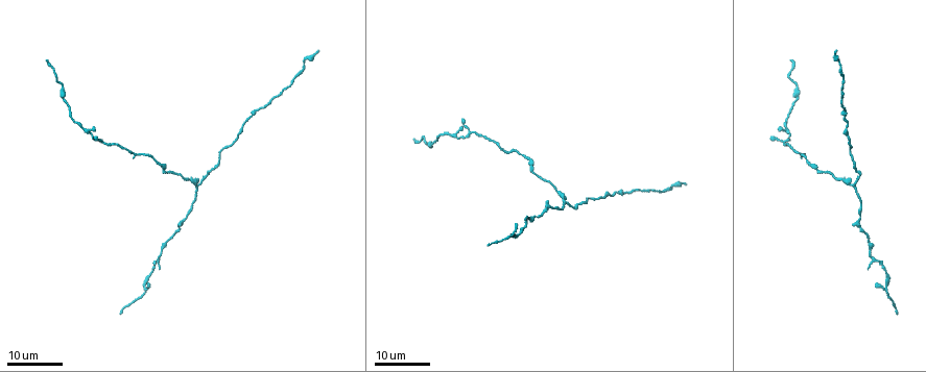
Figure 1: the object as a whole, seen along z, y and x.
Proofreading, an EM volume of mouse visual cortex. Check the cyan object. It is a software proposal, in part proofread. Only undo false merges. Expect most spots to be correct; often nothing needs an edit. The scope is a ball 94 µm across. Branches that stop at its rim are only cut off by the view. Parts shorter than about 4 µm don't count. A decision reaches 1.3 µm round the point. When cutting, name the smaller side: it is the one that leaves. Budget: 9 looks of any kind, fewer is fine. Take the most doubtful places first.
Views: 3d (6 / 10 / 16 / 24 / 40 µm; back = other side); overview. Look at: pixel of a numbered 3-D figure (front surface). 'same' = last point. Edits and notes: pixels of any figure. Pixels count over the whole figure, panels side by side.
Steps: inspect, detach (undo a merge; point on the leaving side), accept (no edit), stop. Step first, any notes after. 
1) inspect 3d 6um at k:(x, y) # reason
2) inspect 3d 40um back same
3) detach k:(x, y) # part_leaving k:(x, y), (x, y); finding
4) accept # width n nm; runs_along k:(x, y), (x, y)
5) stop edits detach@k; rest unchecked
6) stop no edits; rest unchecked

inspect 3d 24um at 1:(566, 201) # thin arm on a thick one

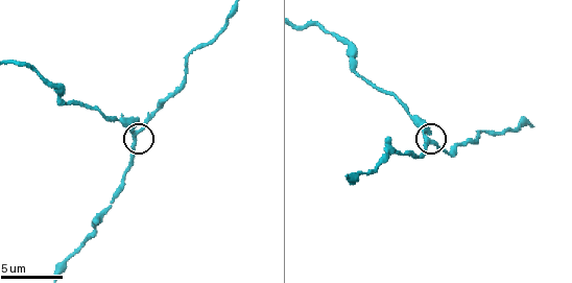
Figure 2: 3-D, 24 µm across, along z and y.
inspect 3d 6um at 2:(135, 133)

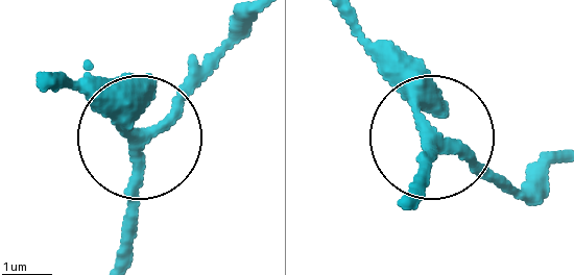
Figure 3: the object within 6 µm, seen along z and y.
inspect 3d 6um back at 3:(142, 139)

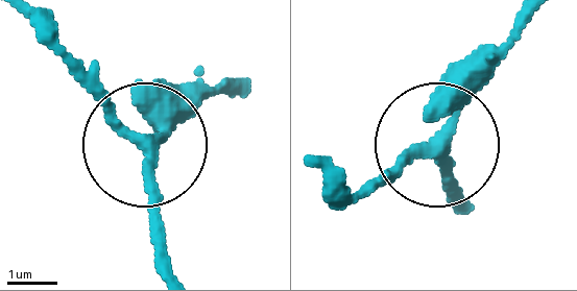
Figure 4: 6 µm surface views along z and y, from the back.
accept # width 240 nm; runs_along 4:(531, 17), (439, 146), (452, 187); all the same neuron

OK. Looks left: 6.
inspect 3d 6um at 2:(355, 72) # three arms meet

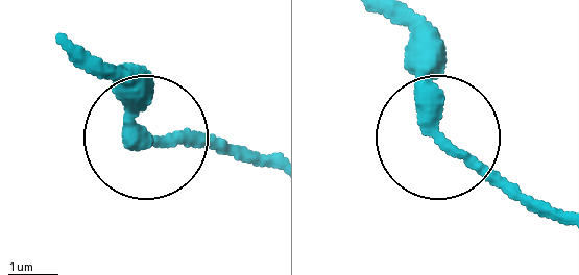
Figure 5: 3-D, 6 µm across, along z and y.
accept # runs_along 5:(563, 219), (501, 190), (452, 144), (427, 24); all the same neuron

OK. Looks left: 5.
inspect 3d 16um at 1:(143, 286) # three arms meet

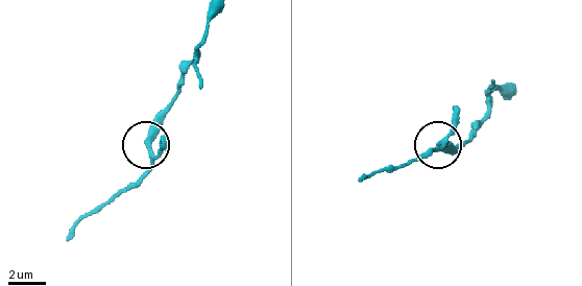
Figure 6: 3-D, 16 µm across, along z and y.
inspect 3d 10um at 6:(149, 141)

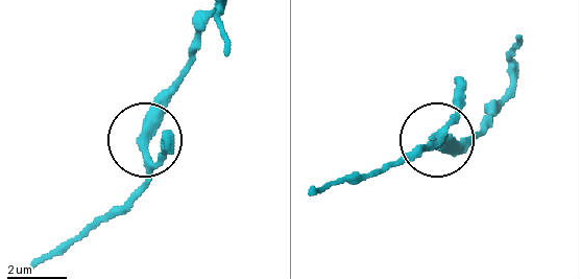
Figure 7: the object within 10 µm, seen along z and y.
accept # arms 3; all the same neuron

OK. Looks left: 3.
inspect 3d 16um at 1:(61, 85) # calibre changes

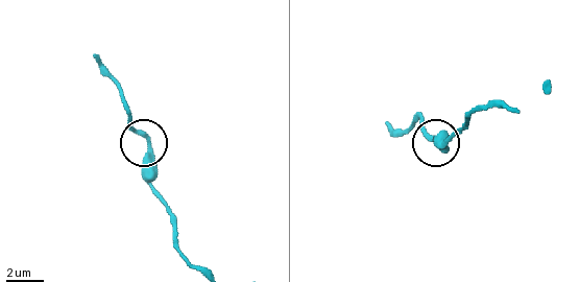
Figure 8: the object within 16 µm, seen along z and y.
inspect 3d 10um at 8:(147, 144)

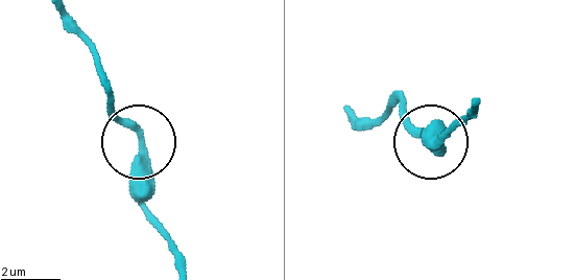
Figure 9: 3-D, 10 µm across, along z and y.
accept # width 300 nm; runs_along 9:(180, 266), (144, 199), (142, 146), (102, 89); continuous, no second neuron

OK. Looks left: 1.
stop no edits; rest unchecked

